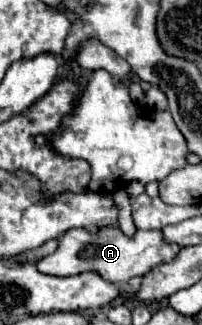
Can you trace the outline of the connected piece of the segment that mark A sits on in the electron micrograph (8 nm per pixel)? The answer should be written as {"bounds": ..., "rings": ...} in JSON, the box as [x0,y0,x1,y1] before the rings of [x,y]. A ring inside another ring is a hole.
{"bounds":[37,226,181,284],"rings":[[[113,226],[101,228],[95,234],[93,232],[87,234],[81,228],[77,228],[77,230],[67,230],[61,236],[59,248],[53,254],[41,258],[37,262],[37,270],[43,274],[53,274],[53,276],[75,276],[81,272],[95,270],[109,282],[123,284],[135,276],[145,276],[153,266],[171,262],[179,254],[179,250],[181,246],[165,242],[165,236],[160,229],[137,229],[133,238],[129,238],[119,228],[113,228]]]}

